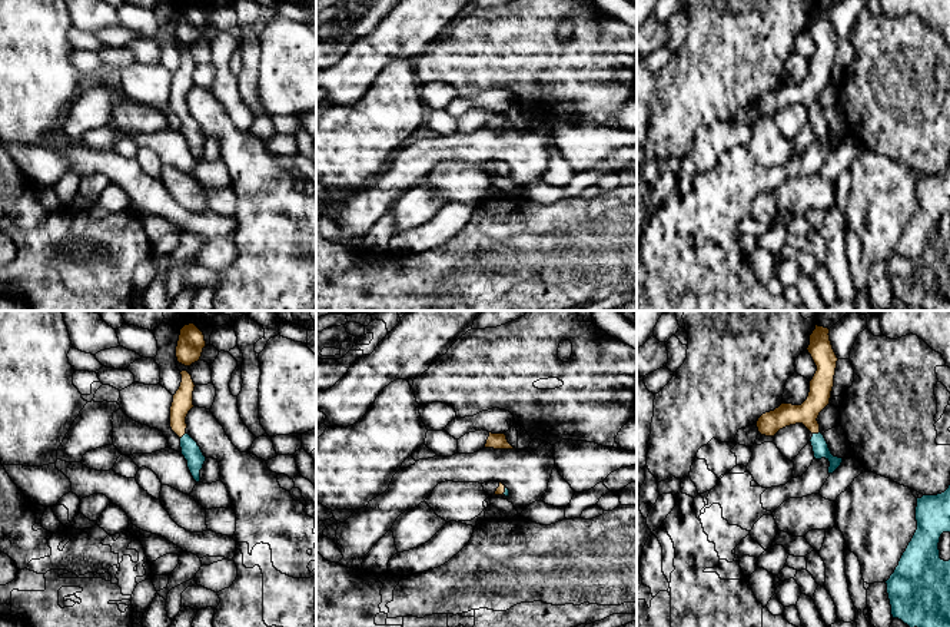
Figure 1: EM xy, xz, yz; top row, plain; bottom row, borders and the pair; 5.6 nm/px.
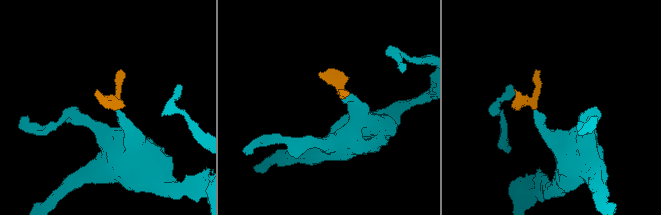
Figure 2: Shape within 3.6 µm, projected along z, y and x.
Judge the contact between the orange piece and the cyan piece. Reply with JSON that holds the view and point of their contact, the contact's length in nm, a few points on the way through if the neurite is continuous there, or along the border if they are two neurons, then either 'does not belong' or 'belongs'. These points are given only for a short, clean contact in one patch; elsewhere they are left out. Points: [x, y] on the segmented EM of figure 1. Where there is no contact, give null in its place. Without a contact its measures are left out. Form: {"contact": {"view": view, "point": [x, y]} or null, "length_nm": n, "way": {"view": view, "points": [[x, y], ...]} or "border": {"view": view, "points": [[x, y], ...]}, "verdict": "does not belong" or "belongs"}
{"contact": {"view": "yz", "point": [816, 433]}, "length_nm": 40, "way": {"view": "yz", "points": [[819, 397], [811, 407], [816, 433], [820, 447]]}, "verdict": "belongs"}

